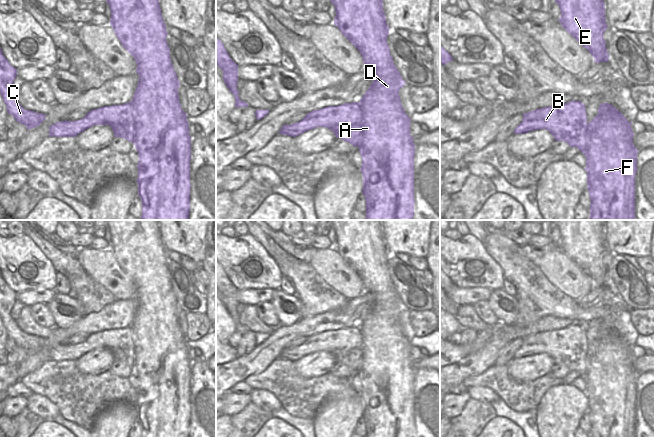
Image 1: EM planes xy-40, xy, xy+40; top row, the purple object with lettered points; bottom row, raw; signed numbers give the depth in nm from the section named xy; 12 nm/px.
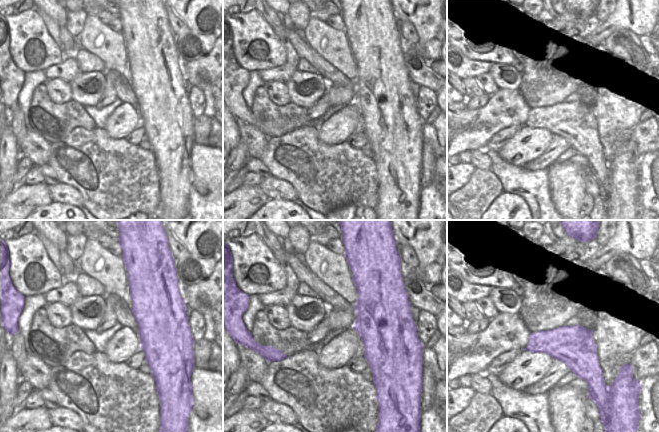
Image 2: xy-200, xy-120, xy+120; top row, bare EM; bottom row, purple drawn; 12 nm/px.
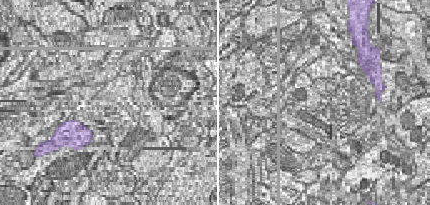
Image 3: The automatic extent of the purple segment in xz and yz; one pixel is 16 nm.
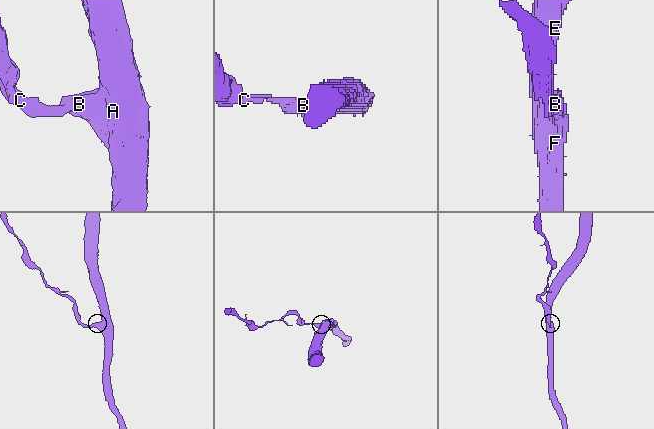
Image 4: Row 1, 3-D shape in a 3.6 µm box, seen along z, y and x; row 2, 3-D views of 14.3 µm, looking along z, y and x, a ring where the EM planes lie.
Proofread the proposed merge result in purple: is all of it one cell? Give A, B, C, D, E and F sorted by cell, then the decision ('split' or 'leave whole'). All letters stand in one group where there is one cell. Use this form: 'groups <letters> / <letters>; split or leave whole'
groups A D E F / B C; split

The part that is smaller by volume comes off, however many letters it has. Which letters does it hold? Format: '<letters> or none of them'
B, C.

